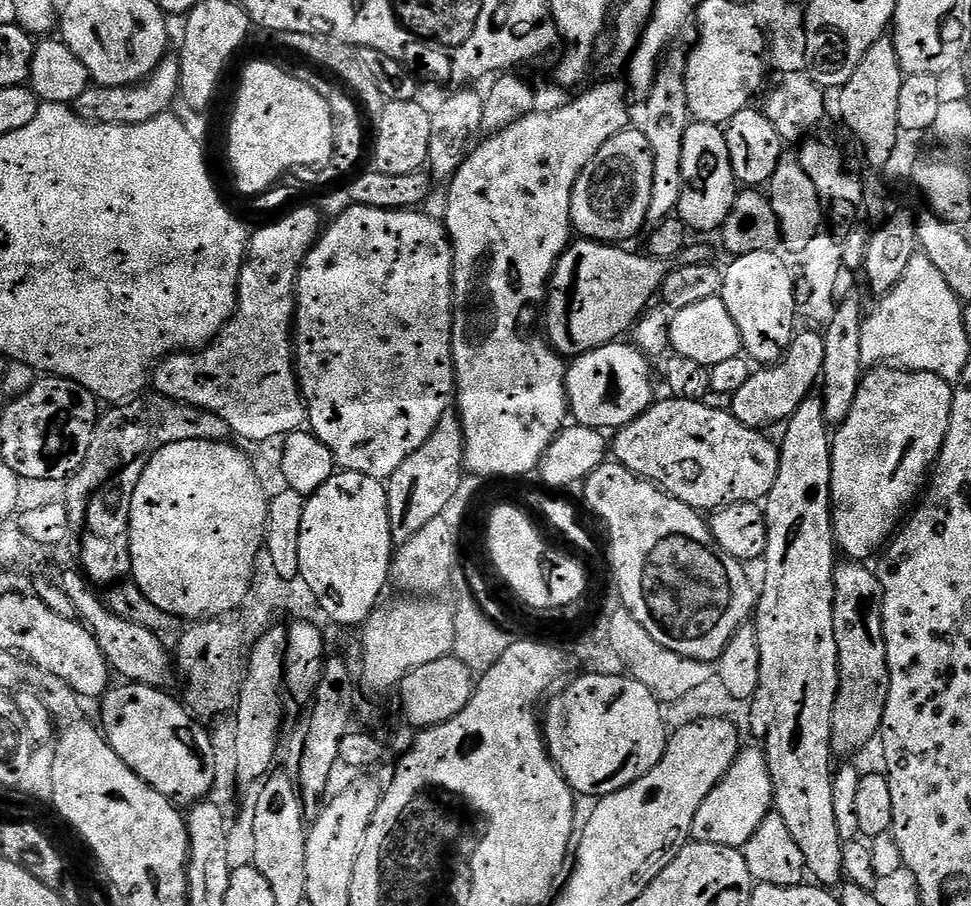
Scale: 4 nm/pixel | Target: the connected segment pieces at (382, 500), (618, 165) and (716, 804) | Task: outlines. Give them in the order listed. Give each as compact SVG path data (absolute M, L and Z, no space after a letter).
M340 470L307 497L299 534L299 577L314 594L331 623L357 627L372 615L386 582L389 583L393 555L388 493L383 481Z
M625 130L590 158L582 170L572 191L572 227L581 237L613 246L623 245L624 240L632 240L639 232L645 231L646 209L650 206L650 182L654 178L654 162L650 142L646 142L643 131Z
M745 747L736 755L736 761L718 786L714 786L714 790L706 794L702 806L698 806L698 814L694 814L692 823L692 840L743 849L744 843L751 838L754 830L758 830L758 826L762 826L773 808L772 779L763 751L759 747Z

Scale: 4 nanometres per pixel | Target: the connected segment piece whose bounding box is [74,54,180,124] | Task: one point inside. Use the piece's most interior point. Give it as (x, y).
(150, 98)

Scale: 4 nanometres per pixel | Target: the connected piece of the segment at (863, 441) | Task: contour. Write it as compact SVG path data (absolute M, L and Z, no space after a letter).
M877 366L863 373L849 417L839 424L831 437L832 530L837 549L843 555L845 552L849 561L868 562L872 555L875 557L897 531L896 515L912 499L915 501L921 495L926 477L944 449L944 439L950 426L953 391L949 381L929 372Z

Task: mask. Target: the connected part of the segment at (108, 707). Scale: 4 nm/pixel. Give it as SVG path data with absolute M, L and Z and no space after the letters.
M120 682L120 685L109 687L100 704L99 727L108 745L158 794L177 806L191 806L205 799L216 784L216 748L203 728L201 721L179 699L176 700L164 688L151 688L145 684Z

